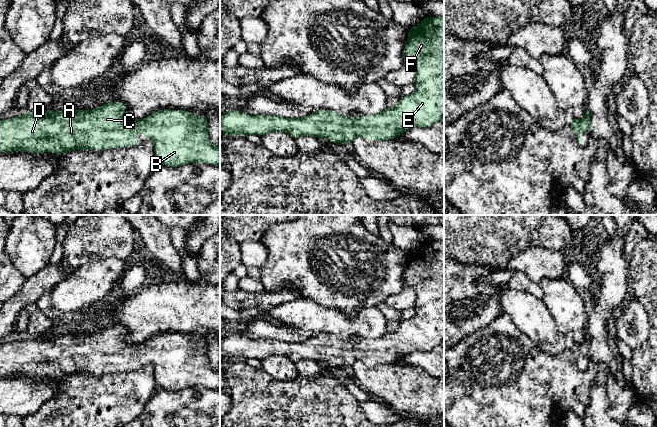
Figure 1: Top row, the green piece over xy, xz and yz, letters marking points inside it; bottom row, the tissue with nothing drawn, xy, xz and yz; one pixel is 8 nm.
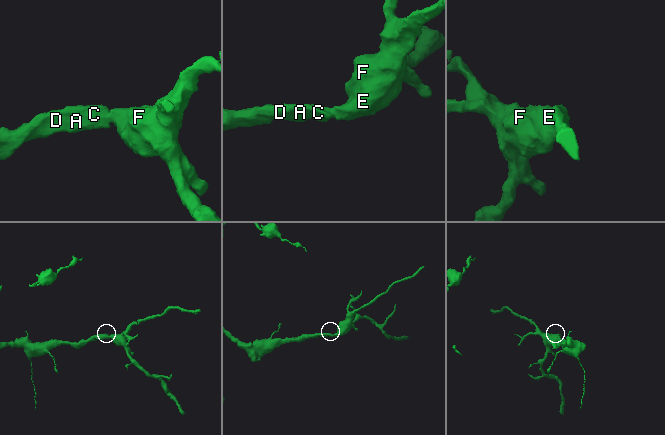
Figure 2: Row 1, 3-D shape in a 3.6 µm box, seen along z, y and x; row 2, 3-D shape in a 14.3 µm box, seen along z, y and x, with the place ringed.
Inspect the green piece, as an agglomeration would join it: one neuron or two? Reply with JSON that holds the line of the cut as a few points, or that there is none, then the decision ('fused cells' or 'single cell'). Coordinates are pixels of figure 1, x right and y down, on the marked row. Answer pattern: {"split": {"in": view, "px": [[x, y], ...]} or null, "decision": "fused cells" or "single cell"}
{"split": null, "decision": "single cell"}

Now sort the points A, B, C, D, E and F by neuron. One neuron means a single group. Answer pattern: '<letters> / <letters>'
A B C D E F

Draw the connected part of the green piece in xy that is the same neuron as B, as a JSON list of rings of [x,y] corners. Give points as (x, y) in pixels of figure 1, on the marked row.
[[[118,101],[103,104],[90,110],[60,111],[48,110],[45,112],[28,112],[9,119],[0,120],[0,153],[23,150],[31,153],[53,152],[57,155],[74,150],[103,150],[121,147],[134,147],[139,144],[137,132],[141,132],[154,144],[156,160],[159,164],[178,167],[188,163],[203,162],[209,165],[220,166],[220,148],[214,146],[208,134],[208,124],[204,115],[192,116],[189,111],[165,109],[151,113],[147,117],[135,120],[125,114],[125,105]]]

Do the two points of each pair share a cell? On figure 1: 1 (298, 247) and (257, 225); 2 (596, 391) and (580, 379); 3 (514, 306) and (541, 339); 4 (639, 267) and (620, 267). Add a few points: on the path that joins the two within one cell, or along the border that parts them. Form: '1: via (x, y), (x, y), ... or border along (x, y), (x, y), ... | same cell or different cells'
1: border along (273, 225), (259, 240) | different cells
2: border along (602, 366), (592, 385), (589, 404), (585, 410) | different cells
3: via (522, 314), (539, 331) | same cell
4: border along (628, 259), (628, 287), (630, 290) | different cells

